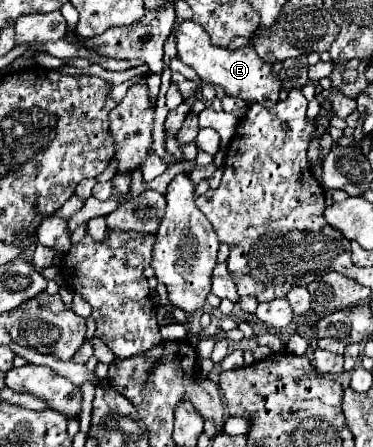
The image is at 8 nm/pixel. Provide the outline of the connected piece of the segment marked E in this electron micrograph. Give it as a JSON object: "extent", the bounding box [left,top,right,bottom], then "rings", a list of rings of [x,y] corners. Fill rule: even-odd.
{"extent":[176,20,282,108],"rings":[[[192,20],[180,22],[180,26],[176,30],[176,46],[178,46],[178,58],[184,64],[192,66],[204,82],[222,86],[228,96],[240,98],[244,102],[258,102],[264,108],[272,108],[278,102],[282,82],[280,82],[278,74],[272,70],[272,66],[268,62],[264,62],[252,46],[244,46],[240,50],[212,46],[206,30],[202,30],[202,26],[194,24]]]}

